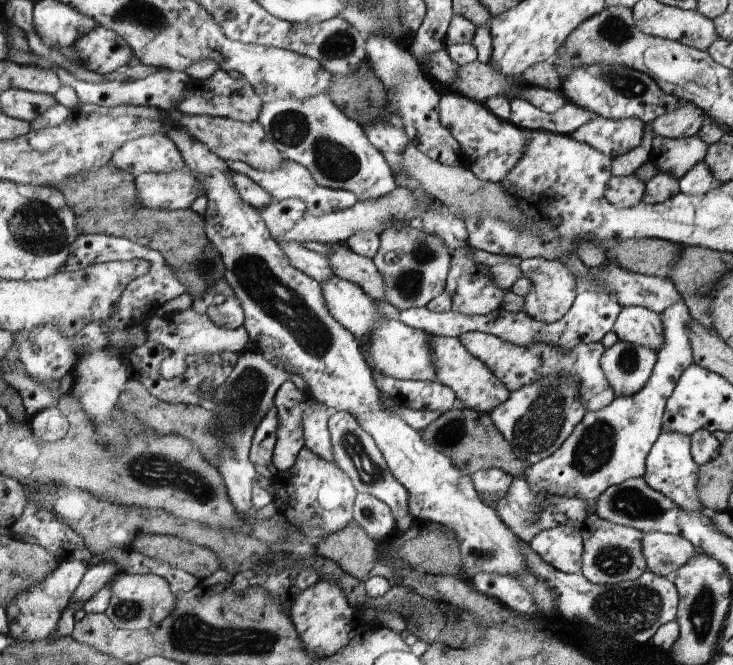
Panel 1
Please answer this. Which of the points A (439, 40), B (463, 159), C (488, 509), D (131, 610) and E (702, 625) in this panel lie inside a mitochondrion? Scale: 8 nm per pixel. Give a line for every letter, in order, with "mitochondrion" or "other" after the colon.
A: other
B: other
C: other
D: mitochondrion
E: mitochondrion

